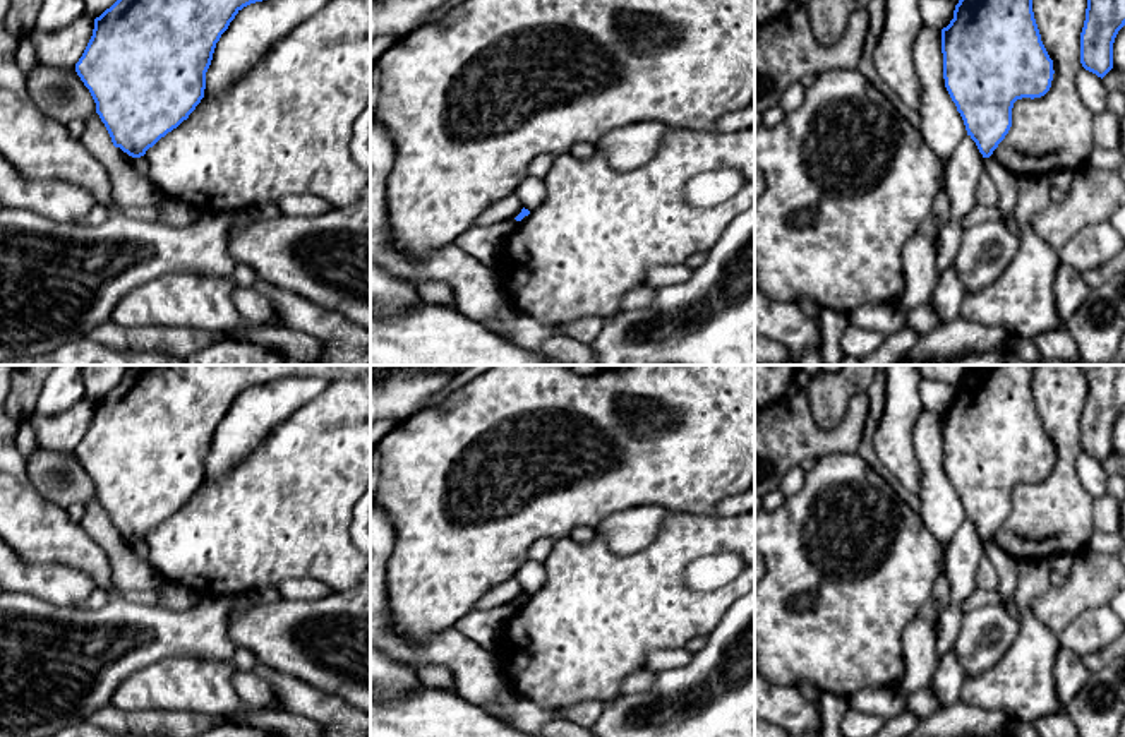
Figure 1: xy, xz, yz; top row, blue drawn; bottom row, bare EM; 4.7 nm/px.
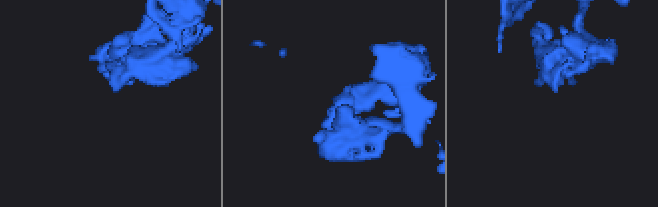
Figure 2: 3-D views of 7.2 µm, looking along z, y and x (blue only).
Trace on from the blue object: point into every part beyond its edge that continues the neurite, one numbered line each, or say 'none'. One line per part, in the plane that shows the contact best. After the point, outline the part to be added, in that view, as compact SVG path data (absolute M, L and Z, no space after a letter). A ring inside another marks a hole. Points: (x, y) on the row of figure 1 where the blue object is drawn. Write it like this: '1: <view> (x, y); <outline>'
none

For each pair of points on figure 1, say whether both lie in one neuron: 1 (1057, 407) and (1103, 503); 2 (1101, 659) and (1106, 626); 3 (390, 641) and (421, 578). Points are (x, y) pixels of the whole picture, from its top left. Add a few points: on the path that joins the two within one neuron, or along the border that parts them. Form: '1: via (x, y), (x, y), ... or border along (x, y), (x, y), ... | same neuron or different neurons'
1: border along (1094, 497), (1093, 528) | different neurons
2: border along (1106, 645), (1082, 659) | different neurons
3: border along (388, 609), (400, 635), (424, 640), (436, 633) | different neurons

